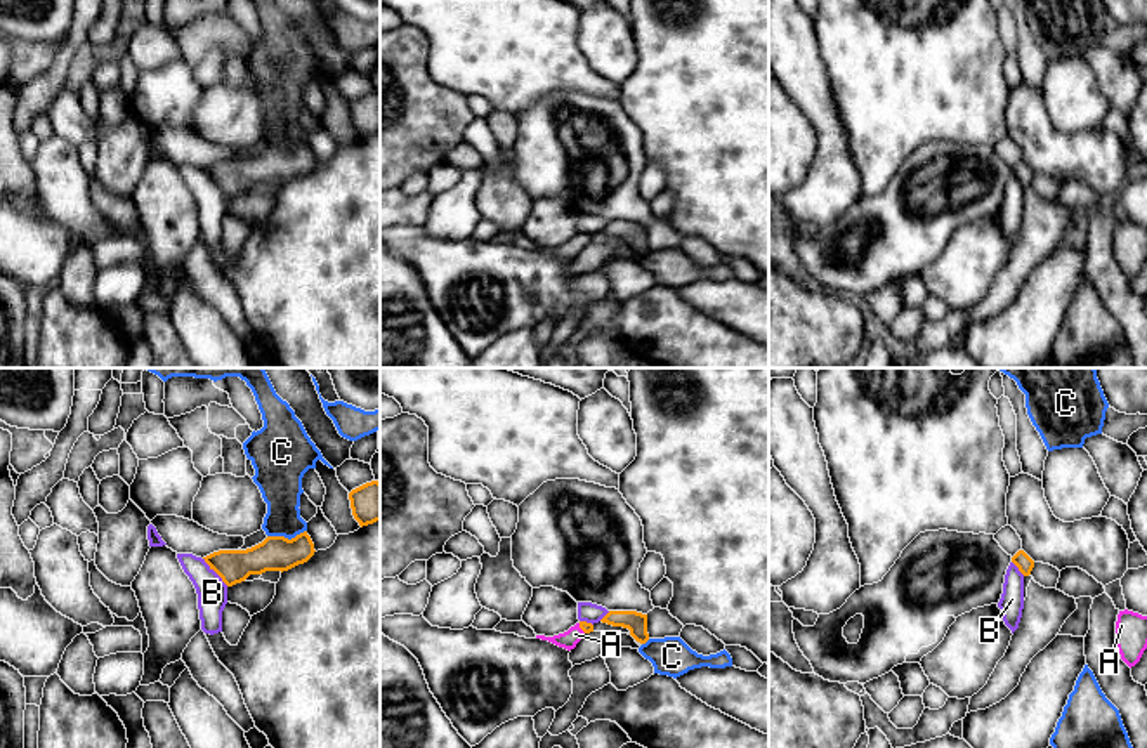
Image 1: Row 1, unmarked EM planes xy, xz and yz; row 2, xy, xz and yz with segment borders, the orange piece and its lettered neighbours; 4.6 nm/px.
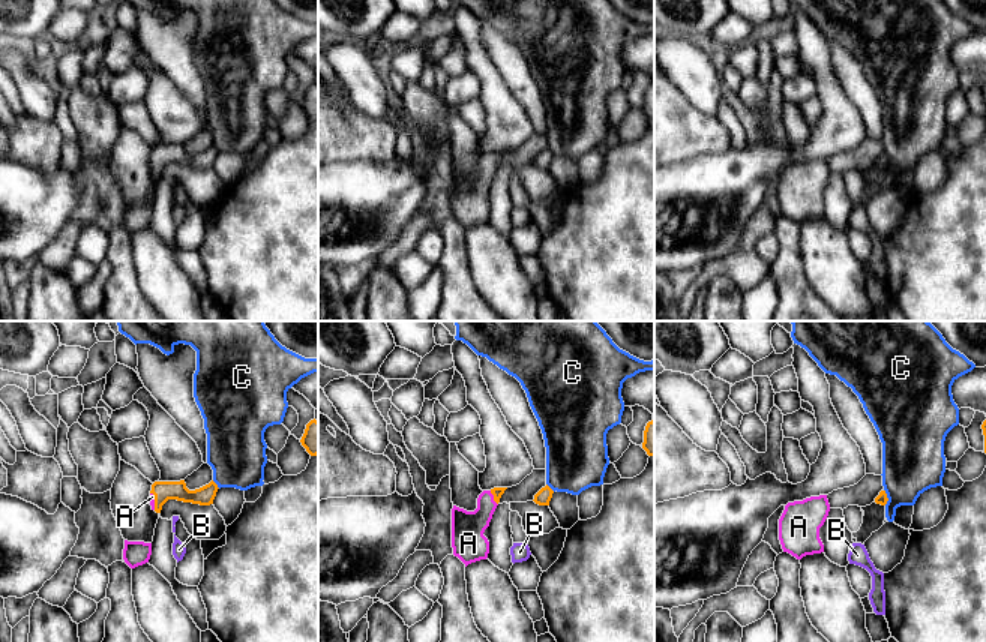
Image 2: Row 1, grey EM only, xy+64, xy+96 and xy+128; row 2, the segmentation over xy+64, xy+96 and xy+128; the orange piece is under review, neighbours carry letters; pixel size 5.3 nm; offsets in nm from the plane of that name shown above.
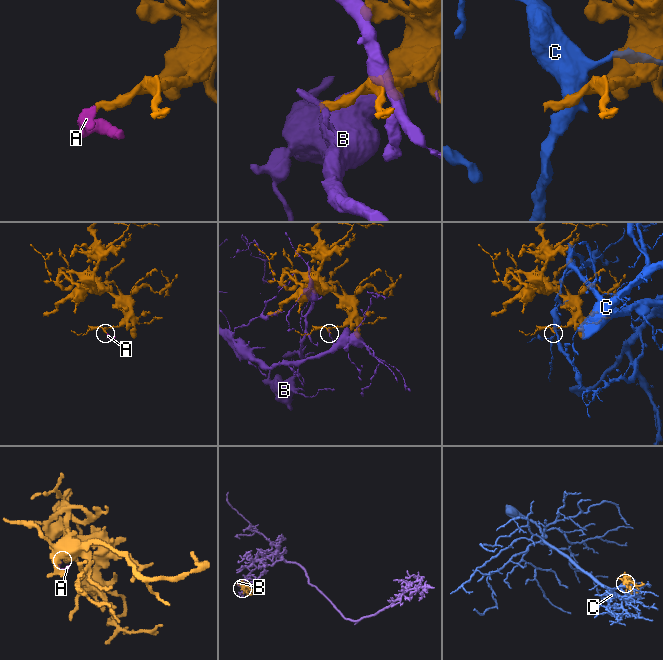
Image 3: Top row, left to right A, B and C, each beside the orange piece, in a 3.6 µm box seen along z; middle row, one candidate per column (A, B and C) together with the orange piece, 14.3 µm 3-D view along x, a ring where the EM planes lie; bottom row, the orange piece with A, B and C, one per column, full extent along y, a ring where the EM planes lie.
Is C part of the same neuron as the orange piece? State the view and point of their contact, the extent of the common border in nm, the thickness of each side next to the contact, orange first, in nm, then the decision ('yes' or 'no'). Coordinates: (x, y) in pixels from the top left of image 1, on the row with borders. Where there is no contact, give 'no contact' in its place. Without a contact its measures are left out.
xy (287, 538) | 190 nm | 160/190 nm | no

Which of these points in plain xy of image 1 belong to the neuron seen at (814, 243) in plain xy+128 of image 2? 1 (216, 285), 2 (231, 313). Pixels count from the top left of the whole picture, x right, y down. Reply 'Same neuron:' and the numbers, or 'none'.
Same neuron: none

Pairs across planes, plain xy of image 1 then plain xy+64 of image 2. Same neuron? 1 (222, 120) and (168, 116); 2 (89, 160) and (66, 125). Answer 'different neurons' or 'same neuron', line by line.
1: same neuron
2: same neuron

